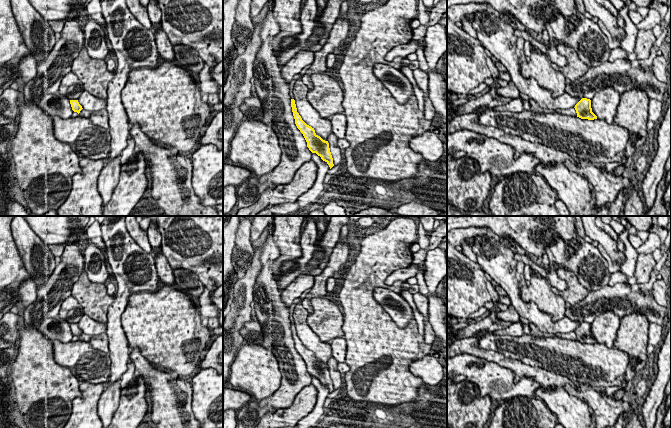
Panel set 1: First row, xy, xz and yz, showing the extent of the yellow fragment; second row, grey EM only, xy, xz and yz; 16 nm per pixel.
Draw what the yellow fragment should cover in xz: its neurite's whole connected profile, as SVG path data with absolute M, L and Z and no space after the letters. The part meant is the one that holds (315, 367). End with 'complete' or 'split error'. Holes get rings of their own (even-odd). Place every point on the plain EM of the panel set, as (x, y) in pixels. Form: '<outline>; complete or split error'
M291 323L291 331L293 340L295 343L295 348L300 356L303 358L306 366L307 371L312 377L316 377L318 380L321 381L323 385L325 385L330 393L334 390L333 382L330 376L329 367L328 365L323 364L320 360L315 357L314 352L307 349L297 336L295 324Z; complete

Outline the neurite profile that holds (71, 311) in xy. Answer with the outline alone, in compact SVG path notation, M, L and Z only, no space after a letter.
M72 296L66 298L61 304L58 316L69 324L78 324L84 316L83 308Z

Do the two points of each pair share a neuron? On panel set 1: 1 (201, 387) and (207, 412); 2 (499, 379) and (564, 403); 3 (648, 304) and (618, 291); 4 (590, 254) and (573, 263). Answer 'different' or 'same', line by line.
1: same
2: different
3: same
4: same

